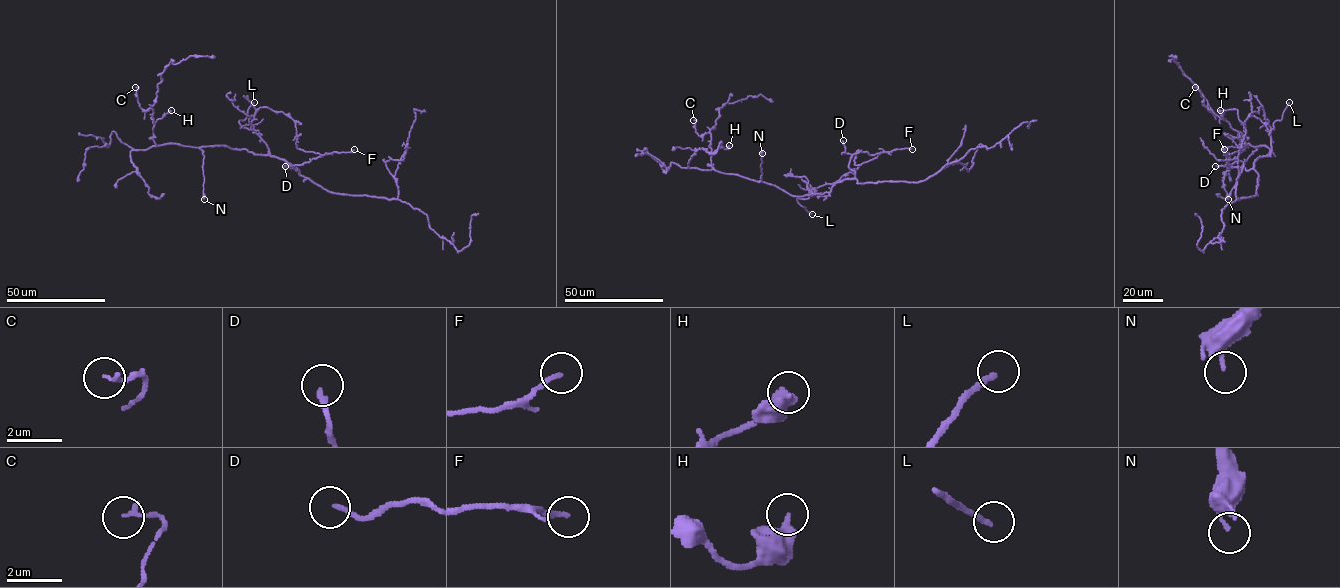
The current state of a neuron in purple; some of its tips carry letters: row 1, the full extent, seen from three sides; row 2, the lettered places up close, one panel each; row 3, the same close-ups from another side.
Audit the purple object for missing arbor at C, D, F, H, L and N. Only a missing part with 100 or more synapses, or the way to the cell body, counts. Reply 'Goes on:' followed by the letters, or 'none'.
Goes on: L

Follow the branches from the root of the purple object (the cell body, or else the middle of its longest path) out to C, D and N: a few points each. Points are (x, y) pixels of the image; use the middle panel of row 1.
C: (831, 190), (792, 196), (772, 184), (716, 171), (711, 166), (710, 133), (699, 135), (693, 120)
D: (831, 190), (836, 183), (855, 177), (855, 172), (849, 167), (852, 155), (845, 152), (843, 140)
N: (831, 190), (822, 194), (792, 196), (775, 185), (758, 181), (761, 179), (762, 153)

